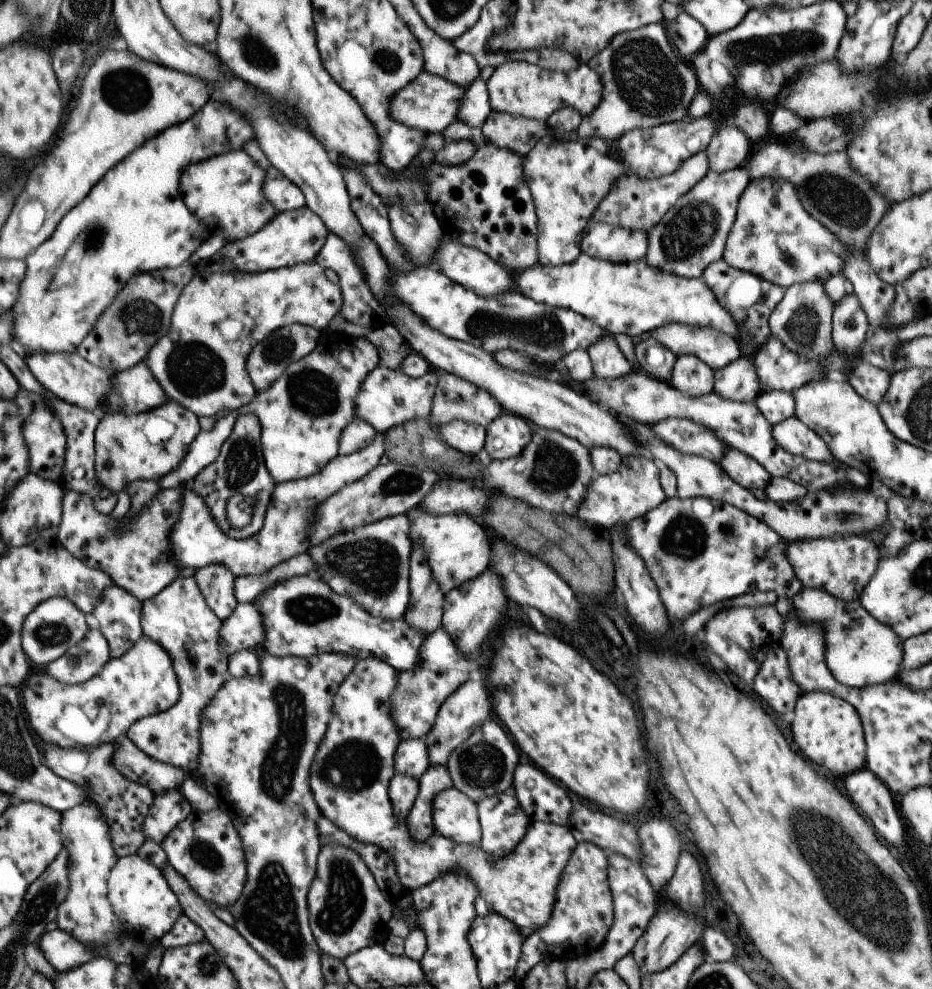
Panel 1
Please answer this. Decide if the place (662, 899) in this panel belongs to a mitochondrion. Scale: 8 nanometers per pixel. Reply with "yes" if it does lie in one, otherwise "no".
no

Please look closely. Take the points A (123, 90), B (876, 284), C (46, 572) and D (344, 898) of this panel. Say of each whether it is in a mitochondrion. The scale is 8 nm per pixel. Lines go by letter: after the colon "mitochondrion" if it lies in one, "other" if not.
A: mitochondrion
B: other
C: mitochondrion
D: mitochondrion

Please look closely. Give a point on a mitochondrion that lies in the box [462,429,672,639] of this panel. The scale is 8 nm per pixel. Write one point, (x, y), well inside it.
(554, 467)

